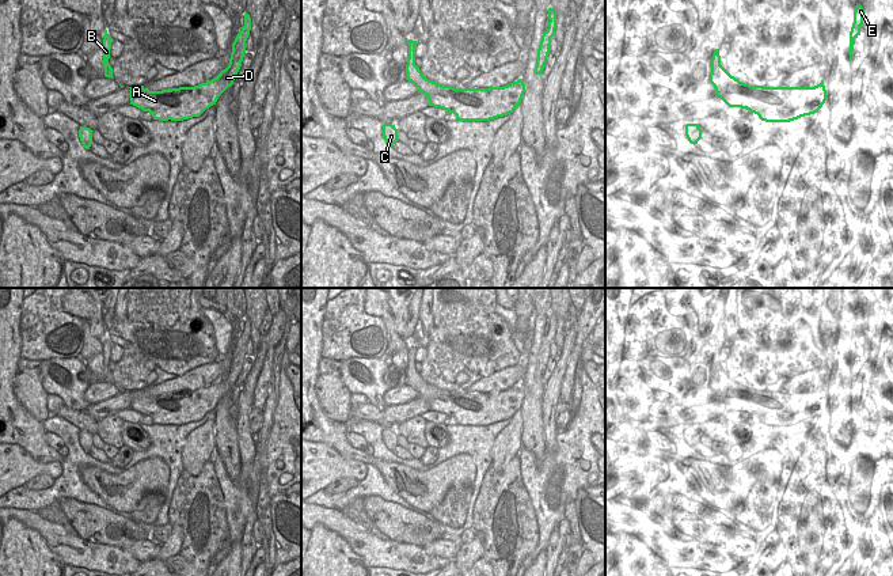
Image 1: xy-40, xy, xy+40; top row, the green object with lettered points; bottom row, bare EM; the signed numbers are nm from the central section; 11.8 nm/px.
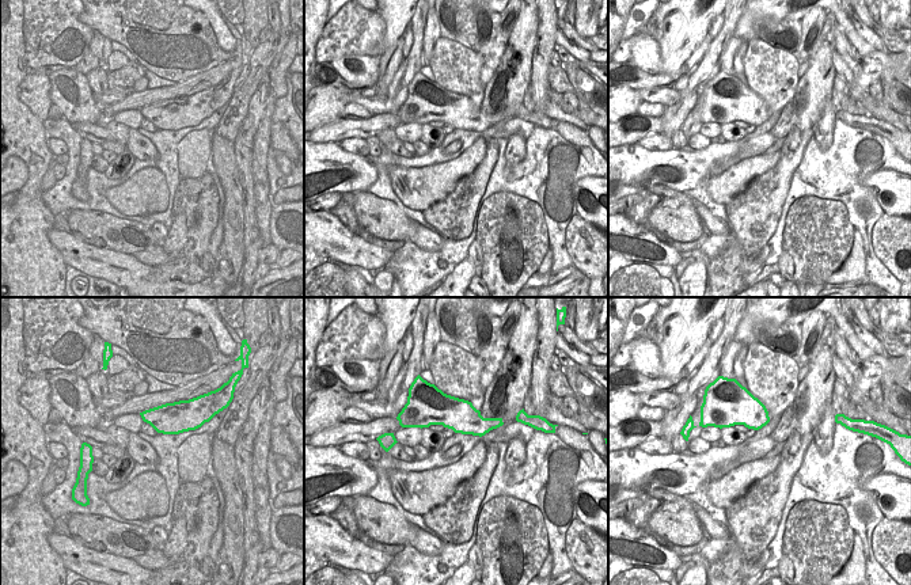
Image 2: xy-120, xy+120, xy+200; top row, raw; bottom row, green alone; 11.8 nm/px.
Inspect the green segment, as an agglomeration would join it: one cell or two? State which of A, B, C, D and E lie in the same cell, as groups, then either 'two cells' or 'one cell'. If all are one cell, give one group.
A B C D E; one cell

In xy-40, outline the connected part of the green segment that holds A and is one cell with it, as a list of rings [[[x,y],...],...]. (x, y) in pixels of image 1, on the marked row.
[[[244,14],[244,26],[232,43],[229,64],[220,75],[194,87],[179,87],[162,91],[149,91],[144,86],[130,88],[130,105],[149,111],[153,120],[183,121],[200,117],[206,109],[216,105],[218,96],[233,84],[246,53],[246,41],[251,30],[251,18]]]

